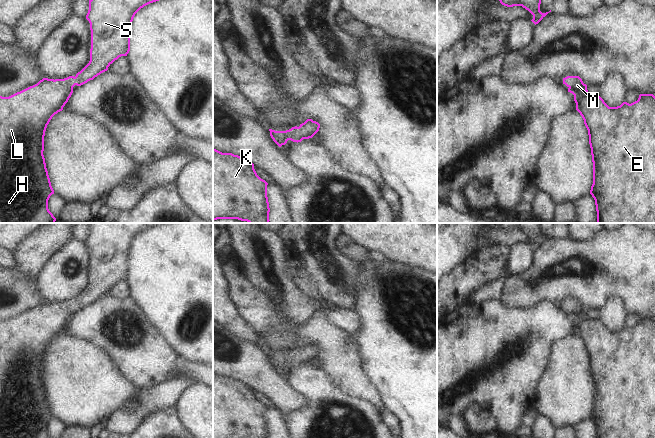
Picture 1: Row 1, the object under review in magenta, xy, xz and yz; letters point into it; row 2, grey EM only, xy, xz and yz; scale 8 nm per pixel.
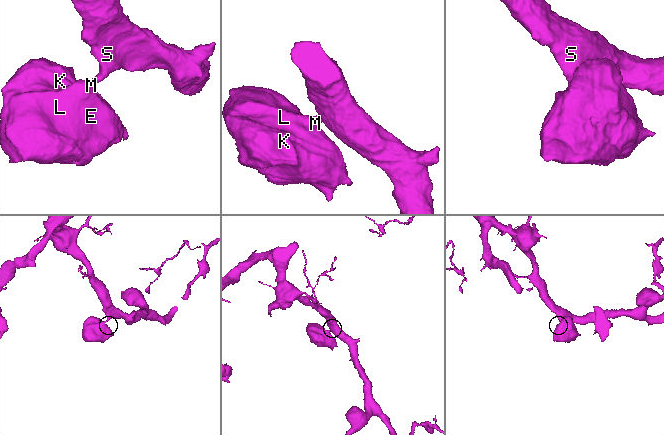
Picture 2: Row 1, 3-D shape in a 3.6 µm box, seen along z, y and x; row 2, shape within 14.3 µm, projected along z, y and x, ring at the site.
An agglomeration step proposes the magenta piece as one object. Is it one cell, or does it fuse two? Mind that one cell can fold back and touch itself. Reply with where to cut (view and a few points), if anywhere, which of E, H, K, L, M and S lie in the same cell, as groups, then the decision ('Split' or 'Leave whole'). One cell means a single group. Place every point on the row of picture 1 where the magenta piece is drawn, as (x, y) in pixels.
No split. Groups: E H K L M S. Leave whole.

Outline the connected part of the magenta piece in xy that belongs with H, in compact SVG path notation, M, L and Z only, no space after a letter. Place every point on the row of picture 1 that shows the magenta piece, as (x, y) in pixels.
M89 0L86 19L90 23L91 49L89 63L76 74L64 79L43 78L9 97L0 96L0 223L55 223L56 218L48 209L48 200L54 190L46 168L44 136L52 117L63 110L75 85L81 86L101 73L119 57L130 51L130 31L135 14L144 6L159 0Z

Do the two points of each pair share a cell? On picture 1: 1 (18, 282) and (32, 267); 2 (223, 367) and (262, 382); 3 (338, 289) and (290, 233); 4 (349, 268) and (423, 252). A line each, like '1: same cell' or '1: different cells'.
1: different cells
2: same cell
3: same cell
4: different cells

